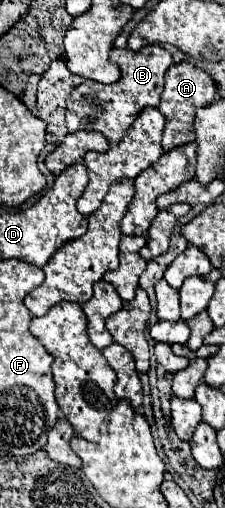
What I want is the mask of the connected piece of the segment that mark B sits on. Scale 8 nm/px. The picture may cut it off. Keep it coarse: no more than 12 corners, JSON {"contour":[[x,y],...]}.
{"contour":[[114,47],[120,81],[84,79],[66,99],[68,131],[118,143],[158,107],[172,55]]}

